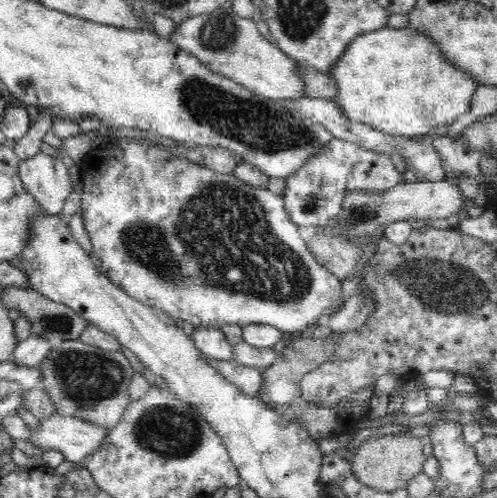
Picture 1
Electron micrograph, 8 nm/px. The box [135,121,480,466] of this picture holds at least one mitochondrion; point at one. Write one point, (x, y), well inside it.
(314, 201)

